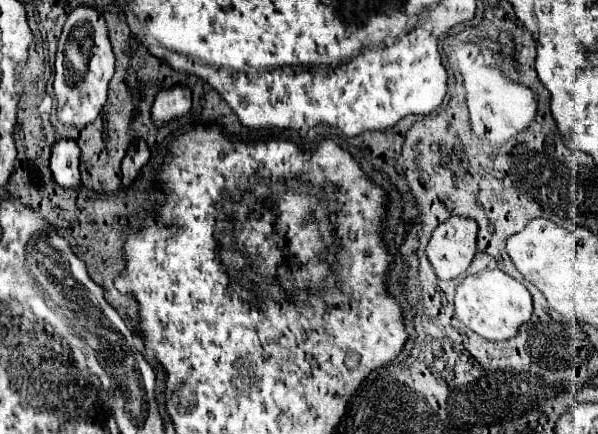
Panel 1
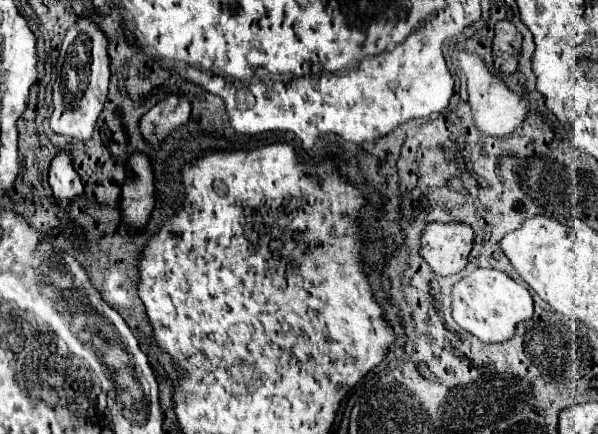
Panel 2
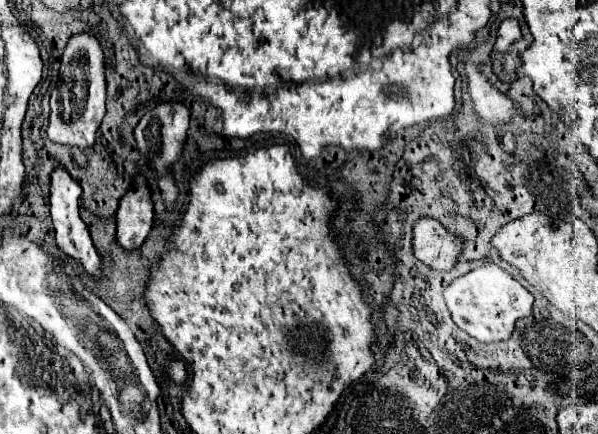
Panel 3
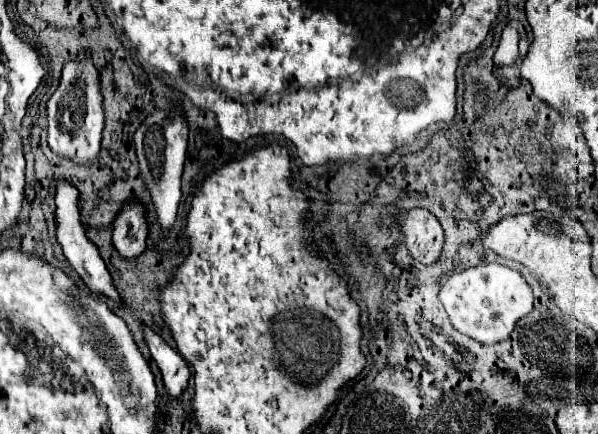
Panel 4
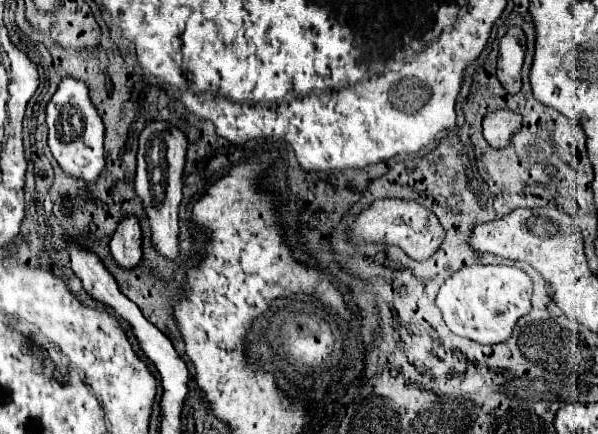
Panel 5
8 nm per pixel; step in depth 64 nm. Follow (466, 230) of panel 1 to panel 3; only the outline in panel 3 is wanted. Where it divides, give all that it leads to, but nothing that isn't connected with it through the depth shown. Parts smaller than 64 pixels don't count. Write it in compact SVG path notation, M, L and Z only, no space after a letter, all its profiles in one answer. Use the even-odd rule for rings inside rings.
M420 216L412 226L414 256L436 270L450 270L460 254L458 240L434 218Z

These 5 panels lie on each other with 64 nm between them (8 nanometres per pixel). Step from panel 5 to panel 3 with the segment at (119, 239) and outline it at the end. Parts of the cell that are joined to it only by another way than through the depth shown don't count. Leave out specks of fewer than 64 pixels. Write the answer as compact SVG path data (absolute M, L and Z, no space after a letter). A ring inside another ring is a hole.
M136 178L134 188L120 200L116 212L116 242L124 250L136 250L152 230L152 200L146 178Z

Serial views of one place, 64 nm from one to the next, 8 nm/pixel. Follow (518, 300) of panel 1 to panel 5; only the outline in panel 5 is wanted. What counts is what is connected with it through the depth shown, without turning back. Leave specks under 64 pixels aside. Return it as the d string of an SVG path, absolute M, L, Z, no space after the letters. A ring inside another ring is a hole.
M468 266L442 284L436 306L454 334L478 344L506 342L518 318L526 316L532 308L532 280L514 266Z

